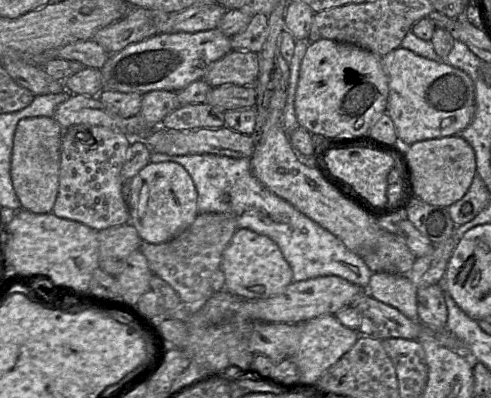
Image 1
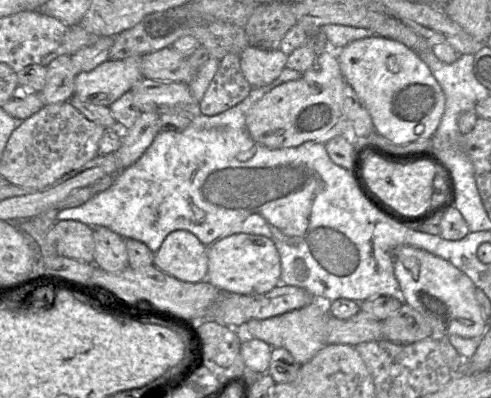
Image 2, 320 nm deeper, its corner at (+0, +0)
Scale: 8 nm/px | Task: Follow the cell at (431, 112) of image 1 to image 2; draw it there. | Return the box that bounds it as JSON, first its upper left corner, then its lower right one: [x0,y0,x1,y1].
[337,36,445,144]

